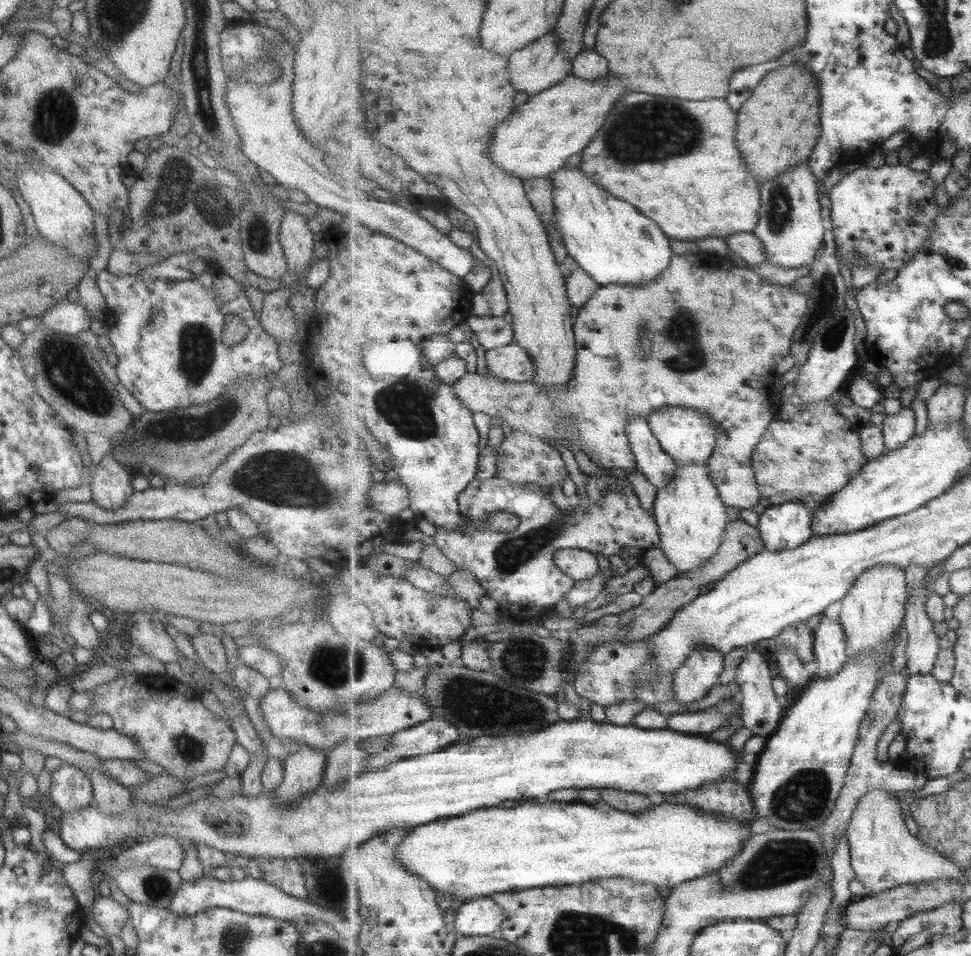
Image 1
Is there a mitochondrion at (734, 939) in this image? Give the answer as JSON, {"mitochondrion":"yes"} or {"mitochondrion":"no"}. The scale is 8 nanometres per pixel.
{"mitochondrion":"no"}

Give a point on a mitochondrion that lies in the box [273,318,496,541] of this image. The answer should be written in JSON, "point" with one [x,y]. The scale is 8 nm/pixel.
{"point":[408,405]}

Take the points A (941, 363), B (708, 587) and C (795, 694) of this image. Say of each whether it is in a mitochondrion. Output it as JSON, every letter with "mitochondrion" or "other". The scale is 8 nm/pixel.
{"A":"other","B":"other","C":"other"}

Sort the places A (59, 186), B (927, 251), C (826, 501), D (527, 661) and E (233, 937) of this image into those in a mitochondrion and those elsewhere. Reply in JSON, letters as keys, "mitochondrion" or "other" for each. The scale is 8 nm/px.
{"A":"other","B":"other","C":"other","D":"mitochondrion","E":"mitochondrion"}

